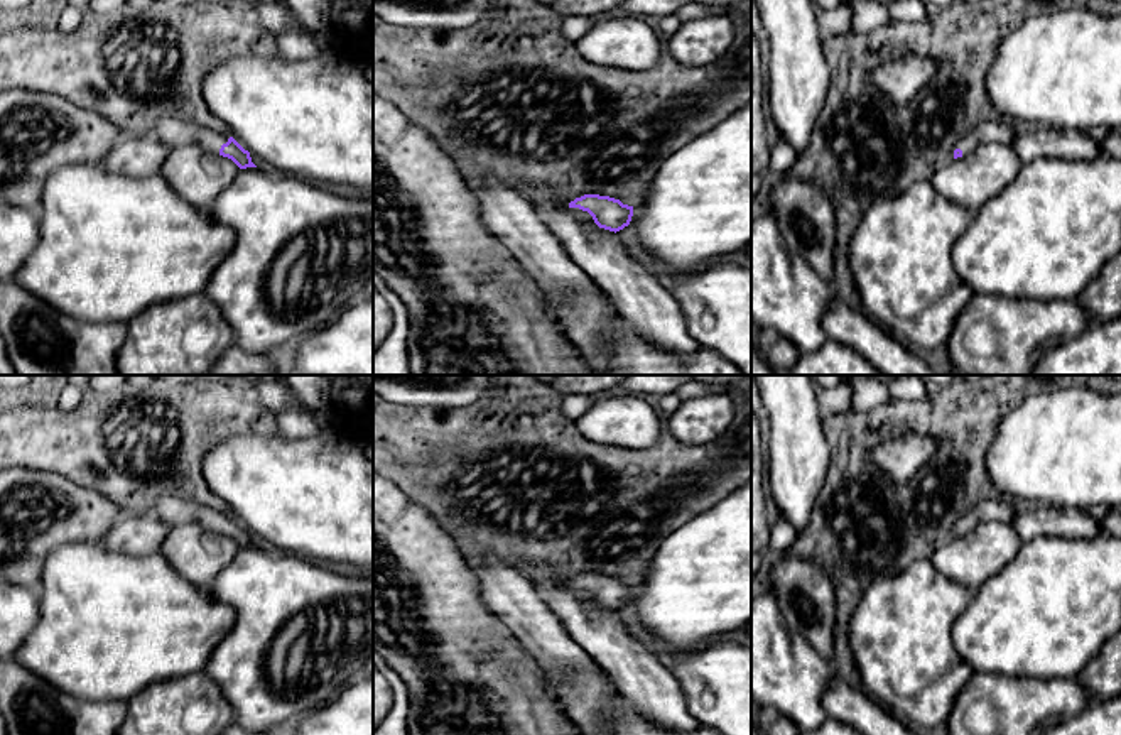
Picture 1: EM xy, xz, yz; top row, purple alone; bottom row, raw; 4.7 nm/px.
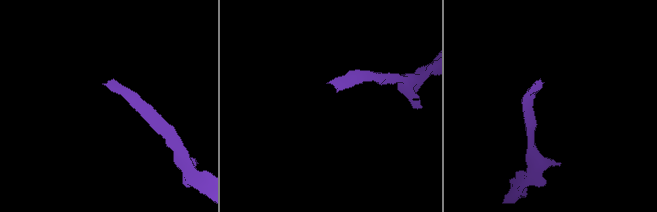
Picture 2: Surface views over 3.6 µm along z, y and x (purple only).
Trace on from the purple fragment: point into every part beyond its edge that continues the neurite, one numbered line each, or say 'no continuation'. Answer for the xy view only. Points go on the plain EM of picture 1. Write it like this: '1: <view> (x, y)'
1: xy (173, 511)

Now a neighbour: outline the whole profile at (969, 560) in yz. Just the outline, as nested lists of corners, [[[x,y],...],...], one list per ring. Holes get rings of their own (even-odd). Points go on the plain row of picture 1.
[[[983,522],[935,549],[929,561],[945,578],[977,590],[1016,556],[1021,544],[1013,524]]]

